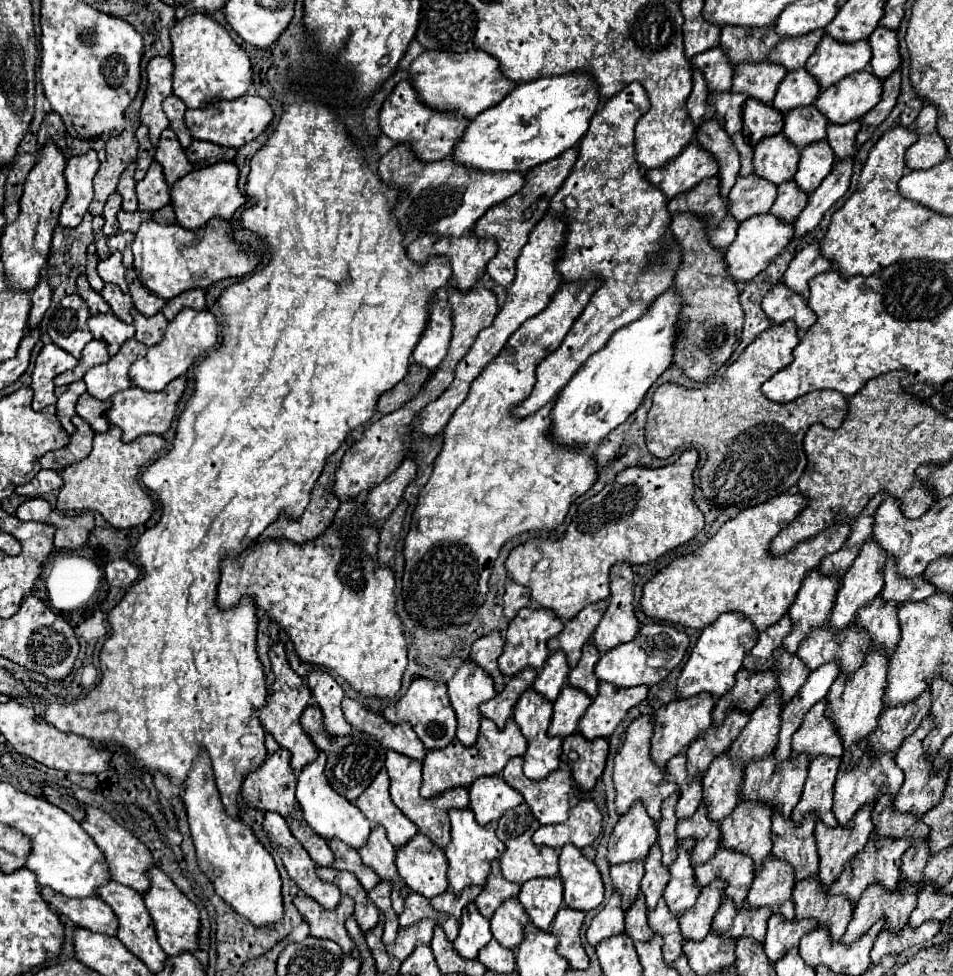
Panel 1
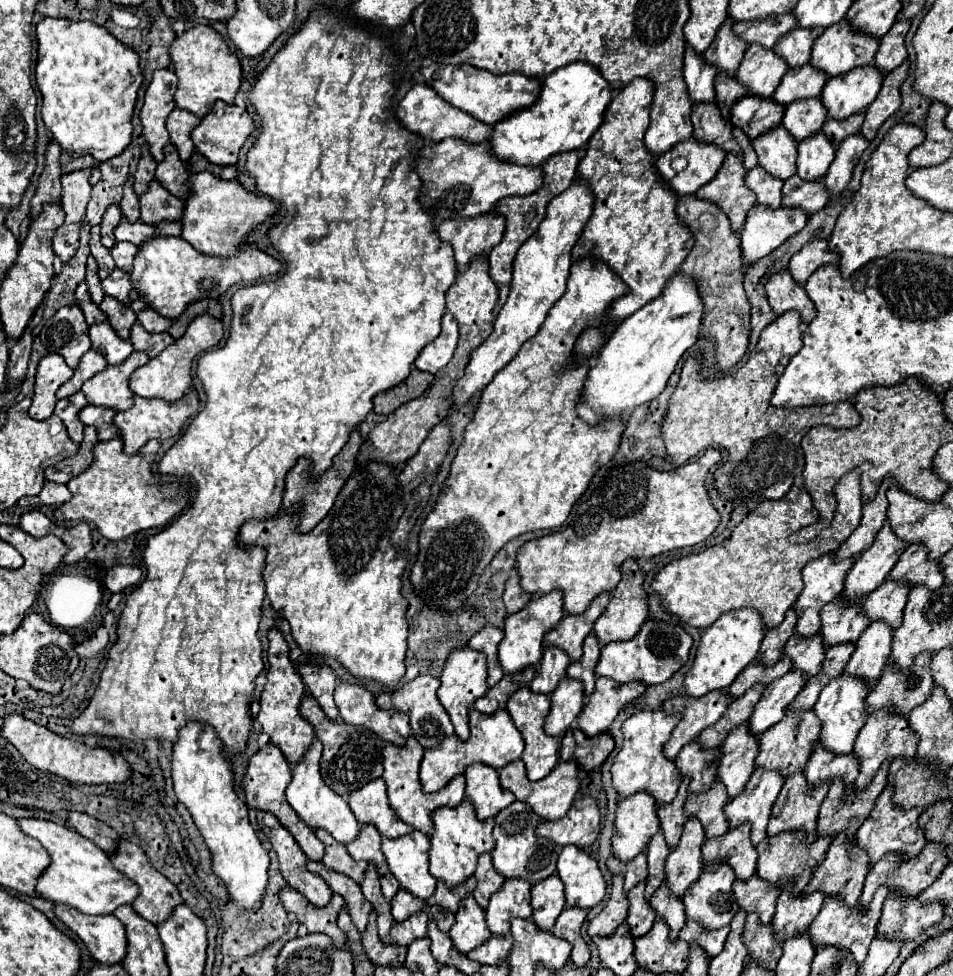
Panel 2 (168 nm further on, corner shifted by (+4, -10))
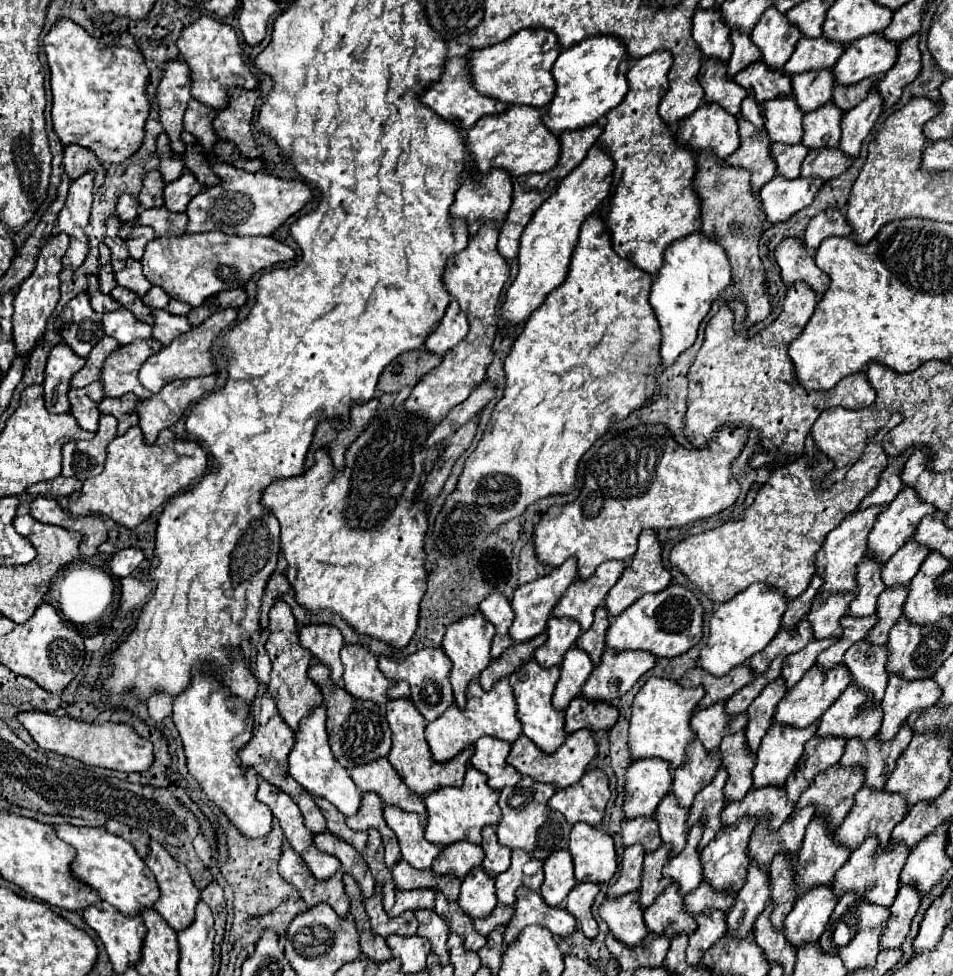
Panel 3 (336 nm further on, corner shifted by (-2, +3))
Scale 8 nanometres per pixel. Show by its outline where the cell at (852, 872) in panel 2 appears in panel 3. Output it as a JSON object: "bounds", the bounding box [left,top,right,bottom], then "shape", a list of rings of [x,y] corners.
{"bounds":[834,787,906,855],"shape":[[[862,787],[854,797],[854,807],[850,809],[850,813],[846,815],[842,825],[836,829],[834,839],[836,839],[836,843],[854,851],[856,847],[860,847],[860,843],[866,837],[874,835],[878,839],[878,851],[876,851],[876,855],[878,855],[884,851],[886,843],[890,841],[890,833],[892,833],[894,825],[898,825],[904,815],[906,815],[906,801],[902,795],[888,795],[886,791],[872,791],[870,787]]]}

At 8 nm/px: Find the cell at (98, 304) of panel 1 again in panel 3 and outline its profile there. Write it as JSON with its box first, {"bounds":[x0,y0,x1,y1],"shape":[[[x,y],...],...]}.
{"bounds":[88,275,120,313],"shape":[[[88,275],[88,295],[92,299],[92,309],[96,313],[108,313],[108,311],[114,311],[114,309],[120,307],[120,303],[114,301],[110,295],[100,293],[98,277],[96,275]]]}

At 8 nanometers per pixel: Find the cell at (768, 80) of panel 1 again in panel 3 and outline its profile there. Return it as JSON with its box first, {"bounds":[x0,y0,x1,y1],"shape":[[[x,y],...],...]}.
{"bounds":[750,7,800,71],"shape":[[[768,7],[750,33],[750,39],[760,49],[762,61],[776,71],[782,69],[794,53],[794,47],[800,41],[800,31],[788,23],[778,9]]]}

